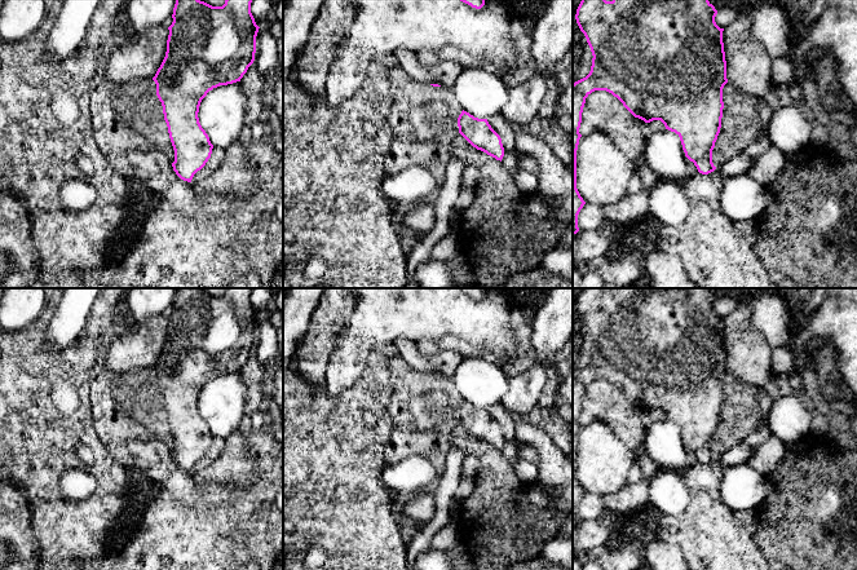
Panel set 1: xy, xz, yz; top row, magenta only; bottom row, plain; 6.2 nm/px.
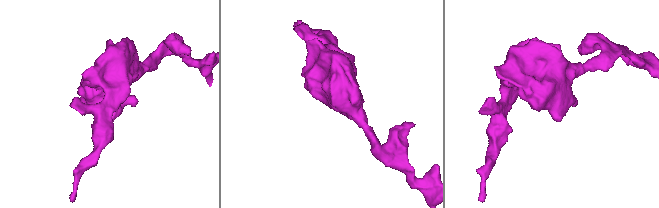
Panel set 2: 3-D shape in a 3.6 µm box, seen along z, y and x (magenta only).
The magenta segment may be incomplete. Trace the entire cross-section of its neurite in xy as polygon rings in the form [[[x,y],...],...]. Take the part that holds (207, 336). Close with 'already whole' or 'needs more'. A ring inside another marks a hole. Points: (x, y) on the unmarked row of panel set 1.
[[[176,288],[165,346],[153,370],[175,439],[172,456],[184,470],[191,472],[213,438],[198,407],[202,389],[213,377],[240,371],[255,350],[260,317],[251,302],[251,292],[252,288],[226,288],[222,296],[212,296],[199,288]]]; already whole

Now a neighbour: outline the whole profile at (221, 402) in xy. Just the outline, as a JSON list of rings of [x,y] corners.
[[[240,371],[213,377],[202,389],[199,412],[215,437],[226,439],[239,430],[246,397],[247,386]]]

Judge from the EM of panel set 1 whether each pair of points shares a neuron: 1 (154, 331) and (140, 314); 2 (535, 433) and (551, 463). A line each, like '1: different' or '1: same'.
1: different
2: same

